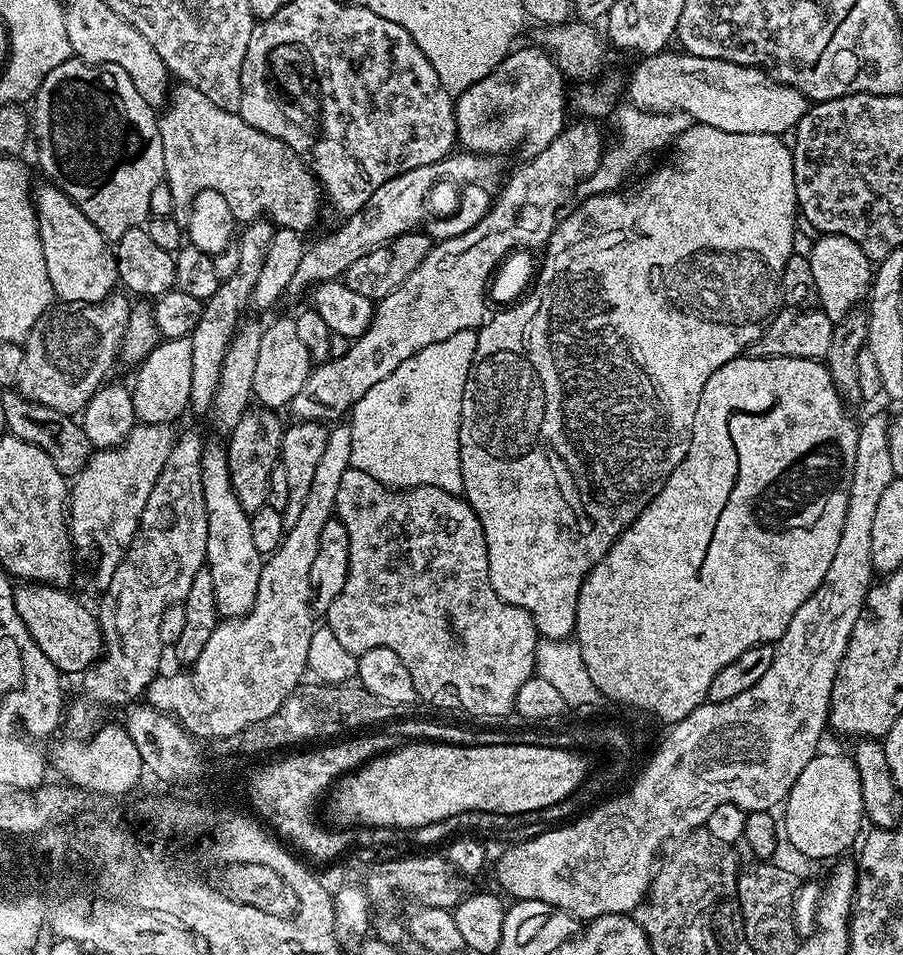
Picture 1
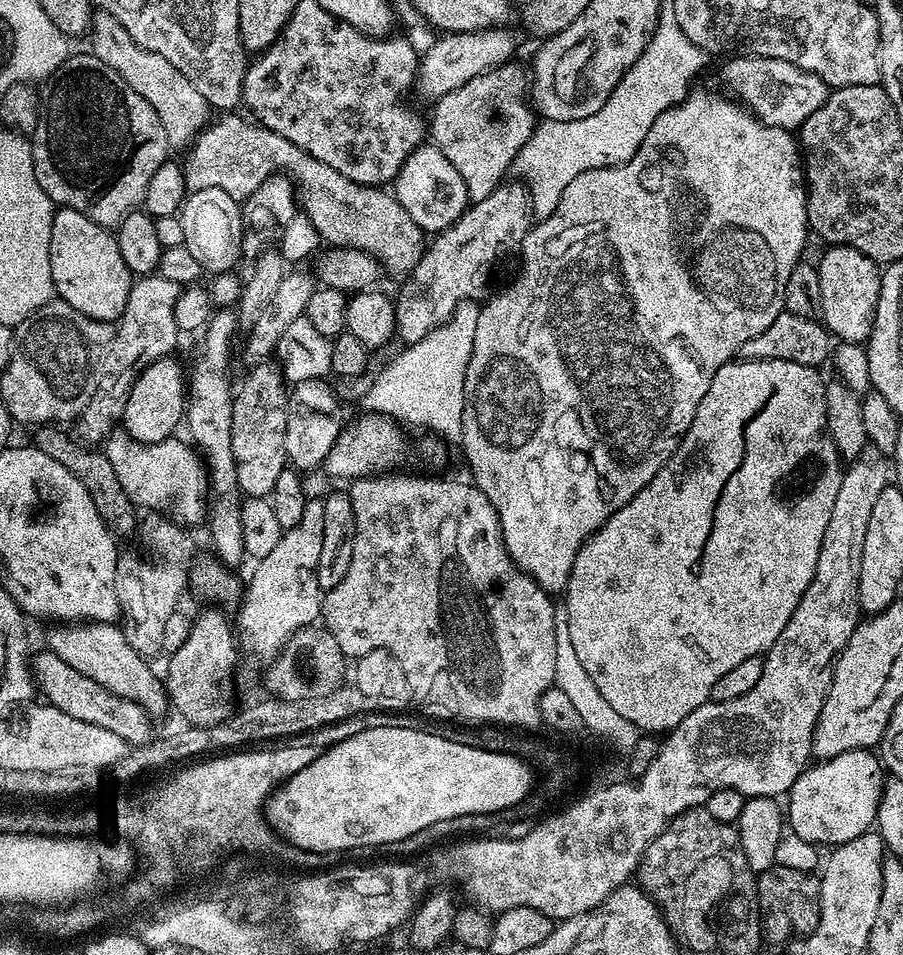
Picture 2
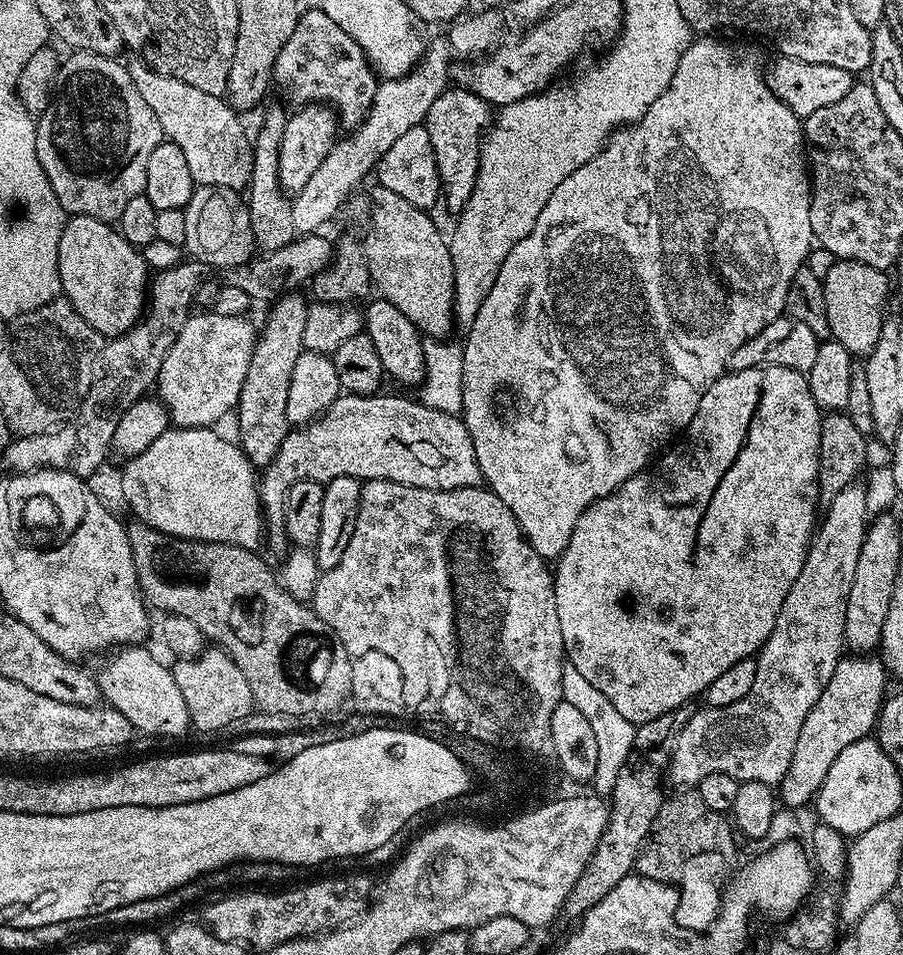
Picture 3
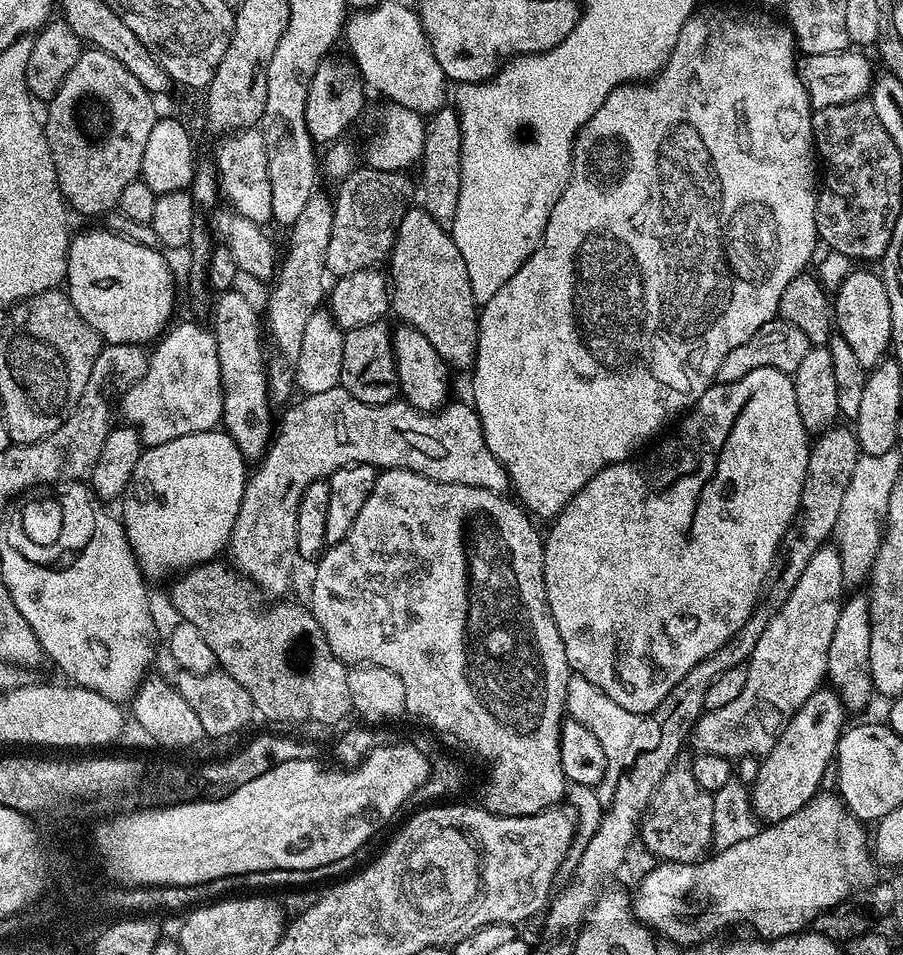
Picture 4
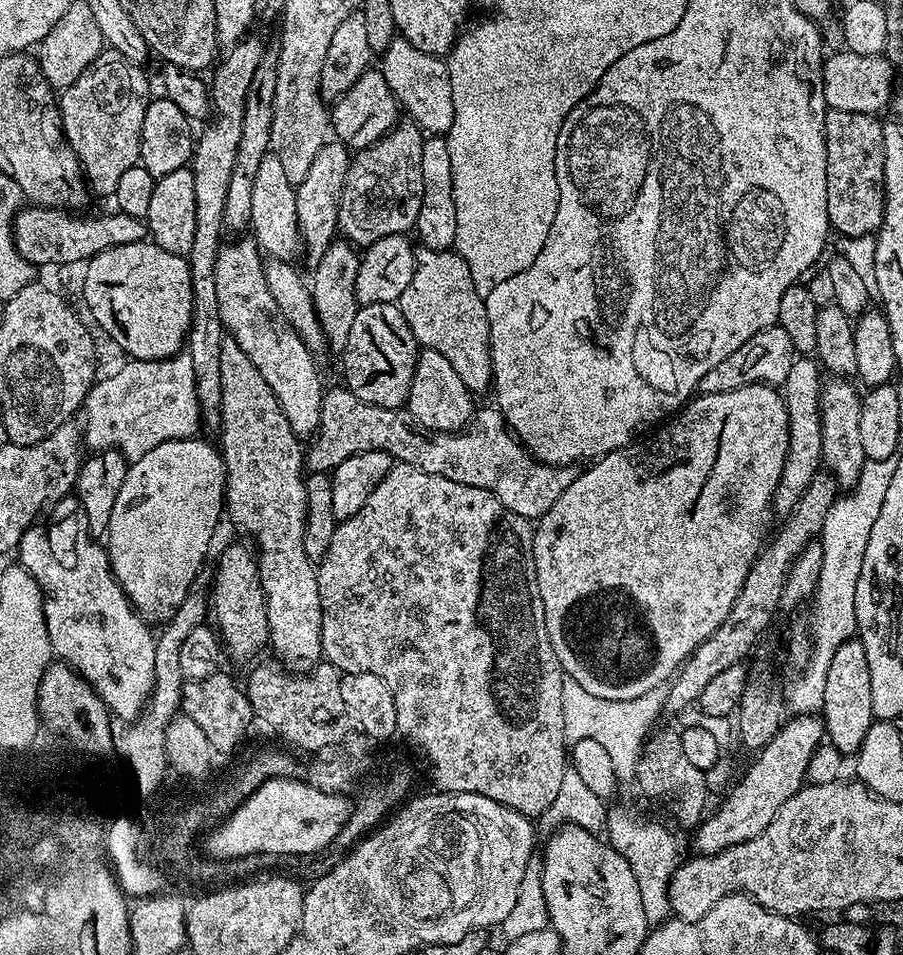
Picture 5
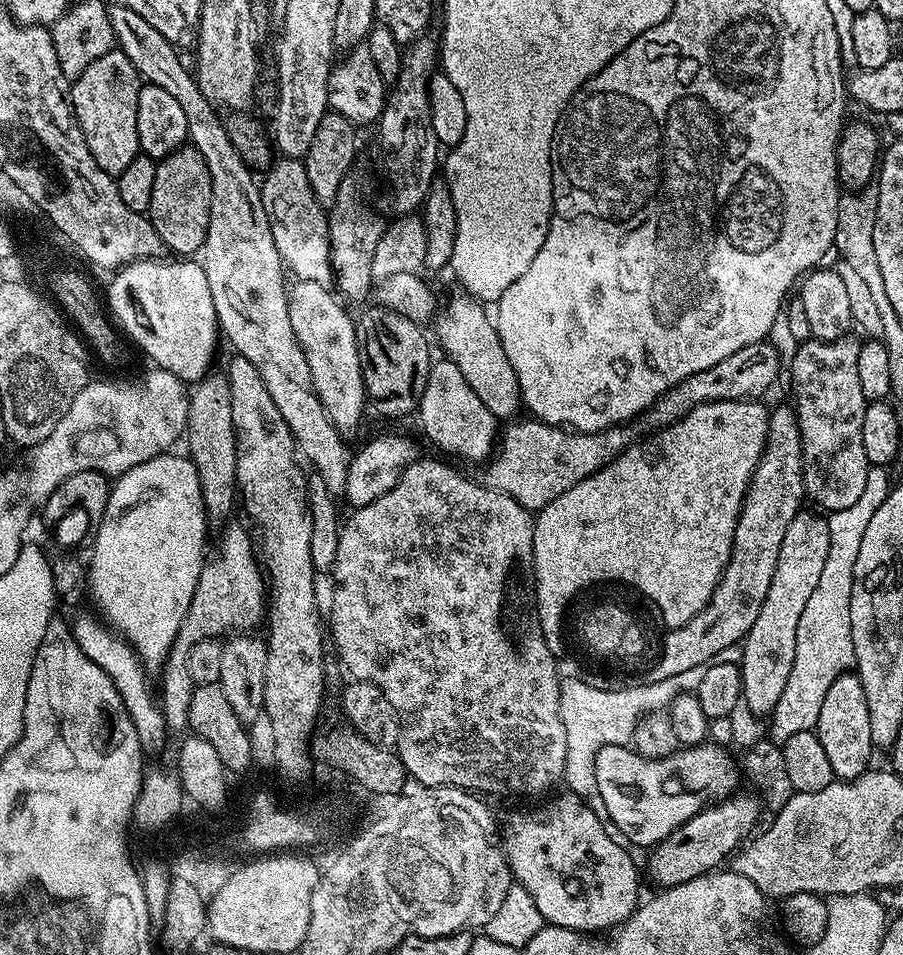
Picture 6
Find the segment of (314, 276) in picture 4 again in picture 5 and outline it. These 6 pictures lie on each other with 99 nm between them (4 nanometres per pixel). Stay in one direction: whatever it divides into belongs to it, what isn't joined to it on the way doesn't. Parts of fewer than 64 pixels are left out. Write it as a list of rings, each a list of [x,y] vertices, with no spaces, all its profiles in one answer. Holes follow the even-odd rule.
[[[325,142],[322,150],[314,157],[314,166],[310,166],[306,178],[295,185],[296,221],[300,227],[300,239],[303,251],[308,251],[312,262],[318,262],[322,254],[334,243],[338,236],[340,223],[338,210],[342,202],[342,190],[346,186],[346,170],[352,161],[349,148],[339,142]]]

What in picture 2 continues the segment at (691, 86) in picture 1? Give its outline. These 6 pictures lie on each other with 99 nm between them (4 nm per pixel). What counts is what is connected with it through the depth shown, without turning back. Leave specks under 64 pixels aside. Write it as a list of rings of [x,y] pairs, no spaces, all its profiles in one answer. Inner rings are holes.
[[[733,55],[720,68],[720,80],[725,84],[727,95],[735,98],[743,107],[747,108],[756,119],[764,124],[769,124],[775,128],[787,128],[789,130],[799,129],[800,125],[818,110],[828,100],[830,85],[822,82],[818,74],[810,74],[790,62],[782,62],[778,58],[762,58],[761,56]]]

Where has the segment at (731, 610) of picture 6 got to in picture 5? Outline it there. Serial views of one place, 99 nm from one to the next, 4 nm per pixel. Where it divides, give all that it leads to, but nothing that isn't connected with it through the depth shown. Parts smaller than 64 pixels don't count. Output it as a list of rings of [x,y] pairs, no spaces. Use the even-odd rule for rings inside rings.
[[[812,358],[796,359],[794,366],[790,366],[790,374],[786,374],[786,382],[782,385],[782,395],[786,406],[786,414],[788,415],[788,449],[786,450],[786,462],[776,487],[776,493],[772,495],[772,506],[777,513],[787,514],[792,512],[798,498],[802,498],[802,490],[806,490],[806,486],[810,486],[810,478],[814,478],[817,472],[821,471],[821,387],[821,365]]]

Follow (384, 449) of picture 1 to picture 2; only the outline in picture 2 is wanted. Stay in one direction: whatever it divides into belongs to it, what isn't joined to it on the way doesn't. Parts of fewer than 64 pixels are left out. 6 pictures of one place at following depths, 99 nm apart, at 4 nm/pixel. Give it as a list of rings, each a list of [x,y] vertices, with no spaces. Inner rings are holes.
[[[475,299],[464,300],[448,323],[430,330],[426,338],[407,345],[368,385],[362,404],[368,412],[381,412],[401,425],[429,428],[445,441],[459,441],[464,413],[466,366],[474,350],[474,330],[478,326],[481,305]]]

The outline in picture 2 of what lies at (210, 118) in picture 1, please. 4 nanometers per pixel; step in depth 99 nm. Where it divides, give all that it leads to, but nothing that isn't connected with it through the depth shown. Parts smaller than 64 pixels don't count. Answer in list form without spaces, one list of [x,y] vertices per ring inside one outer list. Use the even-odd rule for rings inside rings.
[[[240,114],[221,115],[224,116],[221,120],[213,119],[207,128],[197,132],[195,140],[187,149],[188,157],[182,160],[184,181],[189,193],[207,187],[244,184],[242,192],[247,197],[254,194],[254,190],[258,190],[258,186],[262,186],[262,182],[266,182],[266,178],[283,173],[294,181],[295,187],[298,189],[299,207],[325,245],[337,244],[341,248],[357,248],[368,252],[387,275],[389,272],[392,276],[407,277],[411,273],[424,256],[426,233],[420,229],[418,222],[414,222],[414,218],[410,218],[410,214],[406,214],[406,210],[402,210],[402,206],[396,201],[396,197],[391,191],[380,186],[369,186],[348,180],[342,174],[338,174],[338,170],[318,162],[309,152],[294,146],[294,142],[282,138],[282,134],[271,132],[268,128],[261,128],[251,119],[243,120],[242,117],[236,115]]]

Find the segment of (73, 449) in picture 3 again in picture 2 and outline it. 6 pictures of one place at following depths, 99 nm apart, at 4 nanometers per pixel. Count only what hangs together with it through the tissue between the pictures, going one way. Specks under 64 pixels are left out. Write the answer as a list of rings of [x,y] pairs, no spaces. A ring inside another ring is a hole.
[[[158,274],[133,279],[130,298],[126,298],[126,310],[115,325],[116,333],[102,357],[106,367],[96,381],[96,389],[84,413],[75,421],[75,439],[87,446],[103,445],[112,429],[121,423],[126,410],[126,398],[136,377],[158,358],[171,356],[177,350],[178,329],[174,322],[174,306],[181,303],[182,285],[170,282]],[[108,364],[108,369],[107,368]],[[105,371],[105,372],[104,372]]]

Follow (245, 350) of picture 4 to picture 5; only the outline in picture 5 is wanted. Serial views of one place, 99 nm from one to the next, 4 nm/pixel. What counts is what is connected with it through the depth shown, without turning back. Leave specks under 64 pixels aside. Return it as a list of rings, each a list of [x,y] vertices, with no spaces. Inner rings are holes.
[[[226,338],[222,342],[222,354],[218,354],[218,366],[222,370],[222,406],[220,407],[220,427],[218,429],[218,447],[220,454],[224,458],[224,503],[226,505],[226,516],[232,519],[232,524],[240,532],[245,532],[248,536],[256,539],[254,543],[255,551],[258,553],[258,563],[260,565],[260,581],[264,587],[264,597],[268,606],[268,644],[271,655],[280,662],[289,673],[309,673],[315,666],[321,663],[324,651],[322,650],[322,602],[318,598],[318,578],[316,577],[317,565],[312,564],[308,557],[308,552],[304,549],[306,541],[306,521],[308,518],[308,503],[306,502],[306,452],[300,444],[301,437],[297,436],[287,422],[286,414],[282,412],[278,398],[274,396],[274,391],[266,384],[265,378],[258,372],[250,358],[246,356],[246,351],[238,346],[238,342],[231,338]]]

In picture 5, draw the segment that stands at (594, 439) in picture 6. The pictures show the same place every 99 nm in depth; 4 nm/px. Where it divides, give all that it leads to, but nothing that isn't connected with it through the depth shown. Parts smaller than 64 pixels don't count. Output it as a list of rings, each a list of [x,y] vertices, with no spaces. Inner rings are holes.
[[[339,386],[331,392],[325,391],[324,401],[321,404],[321,420],[318,431],[315,433],[312,449],[309,447],[306,452],[310,461],[312,472],[331,473],[346,458],[350,458],[359,452],[387,452],[393,461],[403,462],[426,470],[426,474],[438,474],[442,478],[450,478],[450,482],[462,482],[462,486],[474,486],[494,494],[514,514],[518,514],[522,519],[535,522],[540,517],[545,516],[562,498],[562,490],[574,482],[577,473],[568,466],[557,466],[555,464],[543,464],[537,460],[515,436],[512,429],[504,420],[504,415],[495,406],[489,406],[475,413],[474,419],[466,430],[459,432],[429,432],[427,428],[420,427],[414,417],[398,408],[383,408],[382,406],[370,406],[370,402],[362,402],[347,387]]]

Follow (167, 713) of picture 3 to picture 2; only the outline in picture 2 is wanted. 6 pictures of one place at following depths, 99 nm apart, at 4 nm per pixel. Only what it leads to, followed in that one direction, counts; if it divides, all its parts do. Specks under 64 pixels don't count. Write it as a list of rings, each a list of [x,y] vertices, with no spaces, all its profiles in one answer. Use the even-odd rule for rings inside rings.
[[[60,622],[48,632],[47,651],[58,654],[62,662],[67,662],[74,666],[74,670],[79,670],[86,674],[98,686],[118,694],[122,698],[130,698],[142,706],[148,715],[159,718],[164,711],[169,711],[170,701],[168,690],[163,679],[156,677],[156,672],[151,668],[149,661],[126,642],[126,634],[123,627],[115,623],[94,624],[91,622]]]

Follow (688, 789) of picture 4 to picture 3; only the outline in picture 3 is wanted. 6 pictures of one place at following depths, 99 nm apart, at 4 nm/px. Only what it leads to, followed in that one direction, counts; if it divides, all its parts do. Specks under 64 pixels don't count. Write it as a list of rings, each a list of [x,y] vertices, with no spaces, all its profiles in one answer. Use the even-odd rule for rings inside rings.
[[[680,790],[677,796],[669,795],[658,810],[652,823],[650,838],[640,847],[636,859],[635,871],[646,878],[654,878],[663,884],[670,884],[678,889],[678,903],[674,915],[678,926],[695,932],[706,932],[720,914],[722,889],[733,871],[736,860],[736,840],[733,825],[723,812],[711,812],[702,802],[699,791]]]

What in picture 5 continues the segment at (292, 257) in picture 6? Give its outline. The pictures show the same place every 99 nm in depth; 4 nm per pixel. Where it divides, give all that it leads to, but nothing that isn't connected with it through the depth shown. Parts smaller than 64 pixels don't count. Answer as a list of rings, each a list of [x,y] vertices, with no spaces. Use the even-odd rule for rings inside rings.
[[[274,155],[262,158],[258,165],[258,174],[254,174],[252,179],[250,218],[250,232],[261,253],[267,254],[271,259],[288,262],[293,259],[291,256],[296,251],[301,251],[300,227],[296,221],[296,190],[286,178],[282,162],[278,162]]]

